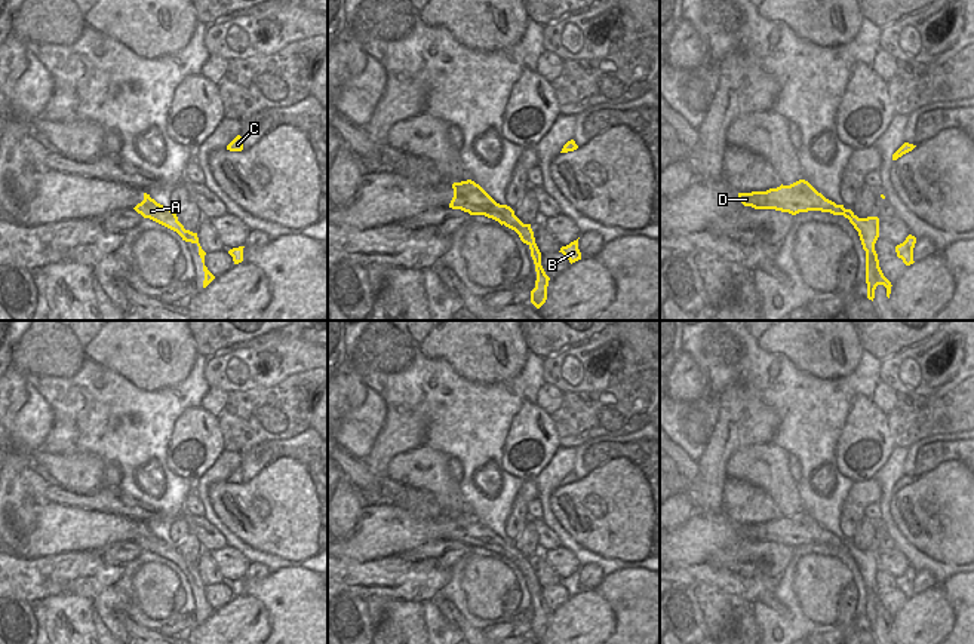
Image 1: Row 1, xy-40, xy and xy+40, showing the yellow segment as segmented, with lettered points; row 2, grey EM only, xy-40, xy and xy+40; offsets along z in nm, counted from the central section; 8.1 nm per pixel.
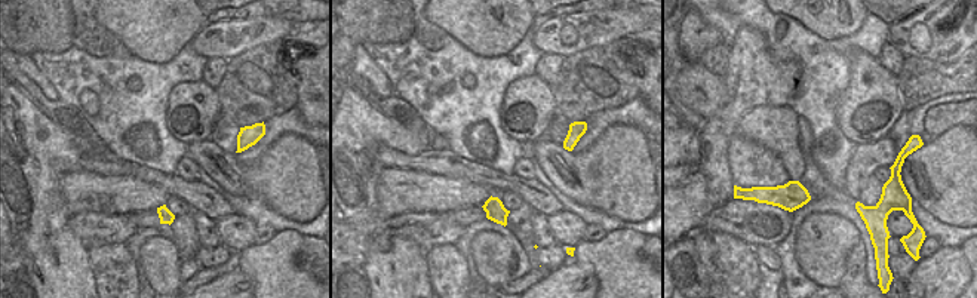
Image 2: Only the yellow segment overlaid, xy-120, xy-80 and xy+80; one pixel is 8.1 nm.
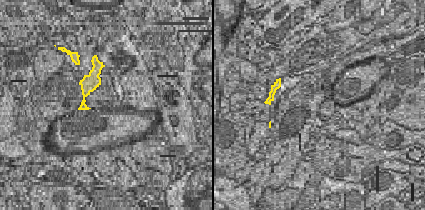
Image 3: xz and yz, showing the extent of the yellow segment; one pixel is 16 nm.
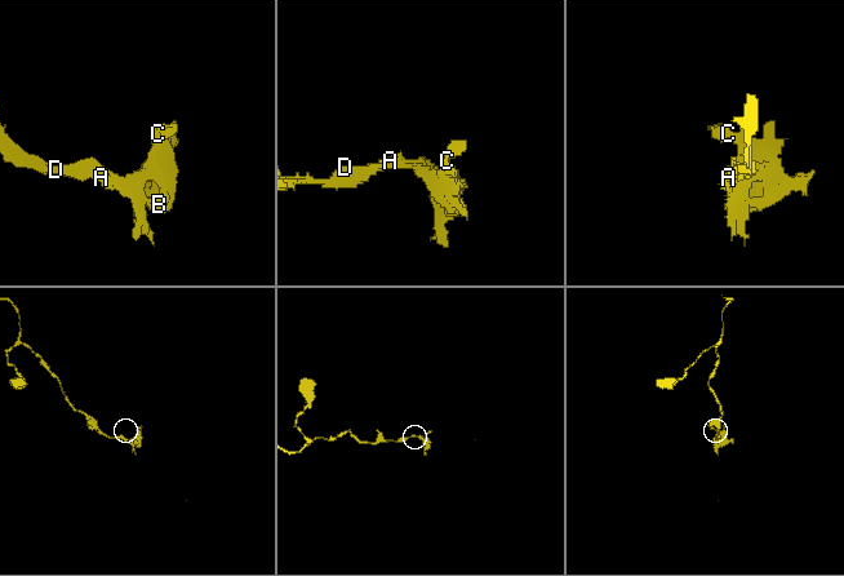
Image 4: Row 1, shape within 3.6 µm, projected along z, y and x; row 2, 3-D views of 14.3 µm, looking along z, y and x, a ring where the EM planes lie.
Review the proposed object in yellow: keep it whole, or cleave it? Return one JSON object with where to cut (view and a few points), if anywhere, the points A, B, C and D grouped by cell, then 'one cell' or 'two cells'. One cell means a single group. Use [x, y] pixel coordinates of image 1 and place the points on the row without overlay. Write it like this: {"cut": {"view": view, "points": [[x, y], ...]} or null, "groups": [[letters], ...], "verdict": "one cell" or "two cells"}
{"cut": {"view": "xy+40", "points": [[863, 576], [873, 594], [873, 607], [878, 616]]}, "groups": [["A", "D"], ["B", "C"]], "verdict": "two cells"}

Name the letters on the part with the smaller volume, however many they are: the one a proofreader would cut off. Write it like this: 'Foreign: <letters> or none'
Foreign: B, C

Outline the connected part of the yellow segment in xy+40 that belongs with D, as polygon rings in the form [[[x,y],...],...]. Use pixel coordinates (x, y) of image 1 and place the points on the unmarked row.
[[[799,512],[790,518],[780,518],[766,524],[738,525],[738,531],[744,539],[755,542],[775,542],[796,548],[799,545],[821,543],[833,548],[844,548],[854,561],[861,565],[864,556],[844,537],[826,531],[808,513]]]

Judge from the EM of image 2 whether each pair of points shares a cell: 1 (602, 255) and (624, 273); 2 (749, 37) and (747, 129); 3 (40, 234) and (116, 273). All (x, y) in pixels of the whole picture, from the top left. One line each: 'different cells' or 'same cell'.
1: same cell
2: different cells
3: different cells

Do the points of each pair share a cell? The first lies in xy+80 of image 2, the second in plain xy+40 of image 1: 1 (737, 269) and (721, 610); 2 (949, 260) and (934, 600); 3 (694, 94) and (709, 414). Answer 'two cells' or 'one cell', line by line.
1: one cell
2: one cell
3: one cell

